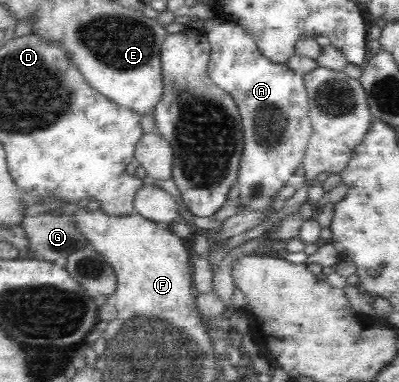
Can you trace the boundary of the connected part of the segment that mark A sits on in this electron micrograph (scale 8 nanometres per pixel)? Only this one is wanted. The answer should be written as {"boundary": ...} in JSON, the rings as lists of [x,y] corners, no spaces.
{"boundary":[[[212,18],[205,22],[211,44],[209,78],[231,95],[242,122],[244,151],[238,172],[240,203],[244,210],[263,210],[275,203],[273,194],[277,194],[277,190],[295,175],[312,135],[303,76],[293,72],[285,63],[265,59],[242,25],[226,18]]]}

